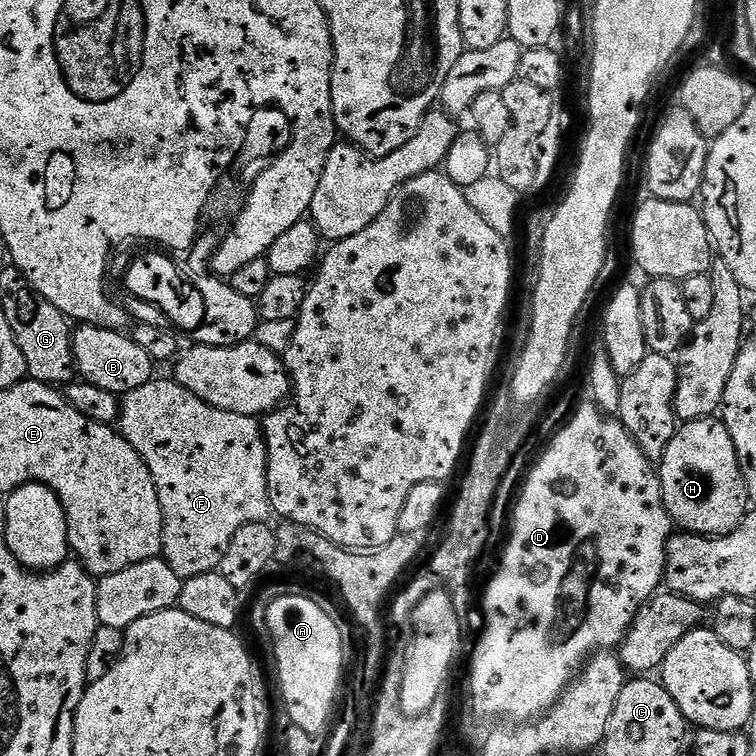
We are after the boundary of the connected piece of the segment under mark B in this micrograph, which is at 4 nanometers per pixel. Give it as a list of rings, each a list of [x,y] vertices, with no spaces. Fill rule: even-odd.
[[[93,324],[79,325],[72,333],[72,363],[79,379],[84,380],[87,384],[99,386],[101,390],[110,390],[118,398],[122,398],[127,392],[138,390],[138,386],[146,386],[154,378],[154,361],[152,355],[138,342],[132,340],[131,335],[114,328],[99,328]]]

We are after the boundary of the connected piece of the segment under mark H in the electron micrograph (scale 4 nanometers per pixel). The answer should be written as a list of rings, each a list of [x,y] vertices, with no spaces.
[[[723,419],[690,420],[677,427],[666,454],[658,461],[662,498],[673,521],[680,524],[685,533],[697,536],[724,536],[743,522],[750,511],[746,482],[738,466],[738,454]]]

